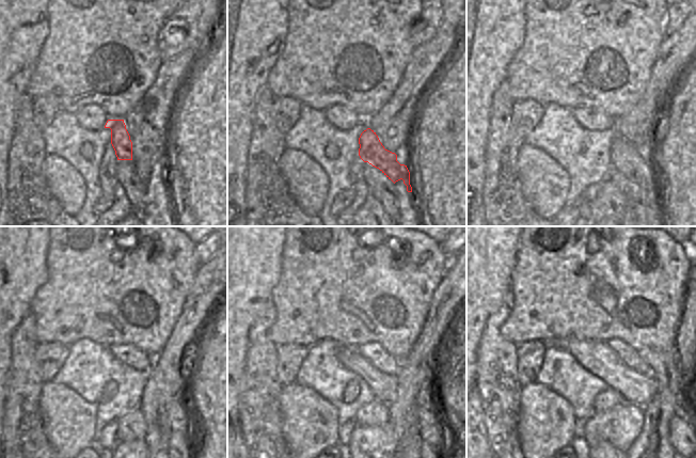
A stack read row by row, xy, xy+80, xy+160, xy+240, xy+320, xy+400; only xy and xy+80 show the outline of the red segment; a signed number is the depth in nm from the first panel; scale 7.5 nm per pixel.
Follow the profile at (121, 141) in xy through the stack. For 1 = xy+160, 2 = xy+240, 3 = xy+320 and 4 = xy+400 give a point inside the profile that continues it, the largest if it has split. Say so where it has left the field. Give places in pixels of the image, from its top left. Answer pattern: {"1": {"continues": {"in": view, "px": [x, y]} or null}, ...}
{"1": {"continues": {"in": "xy+160", "px": [625, 158]}}, "2": {"continues": {"in": "xy+240", "px": [180, 416]}}, "3": {"continues": {"in": "xy+320", "px": [432, 425]}}, "4": {"continues": {"in": "xy+400", "px": [682, 438]}}}

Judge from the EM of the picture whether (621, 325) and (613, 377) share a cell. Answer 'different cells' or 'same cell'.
different cells

